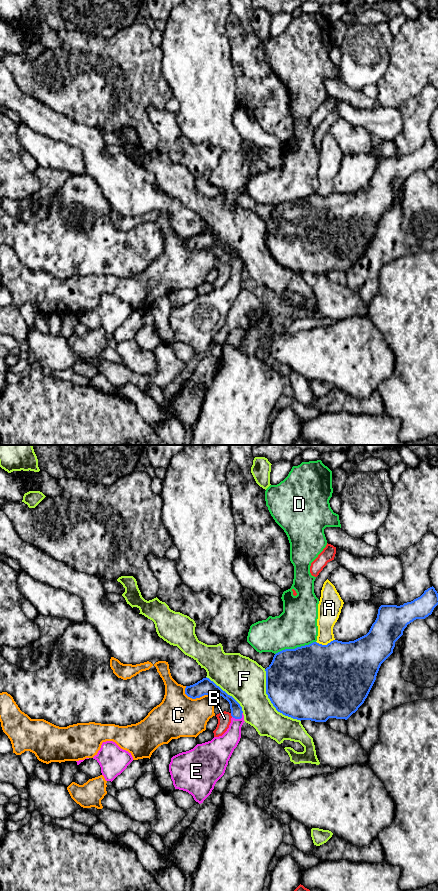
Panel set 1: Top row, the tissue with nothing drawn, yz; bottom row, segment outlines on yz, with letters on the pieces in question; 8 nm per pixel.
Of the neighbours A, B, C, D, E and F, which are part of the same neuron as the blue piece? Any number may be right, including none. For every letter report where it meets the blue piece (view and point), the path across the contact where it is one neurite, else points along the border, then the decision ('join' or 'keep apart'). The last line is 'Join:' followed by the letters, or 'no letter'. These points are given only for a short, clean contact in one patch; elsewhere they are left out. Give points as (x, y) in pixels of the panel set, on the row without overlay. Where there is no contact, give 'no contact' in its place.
A: yz (325, 197) | keep apart
B: yz (231, 267) | keep apart
C: yz (196, 249) | keep apart
D: yz (295, 200) | keep apart
E: yz (239, 270) | across yz (236, 262), (239, 270), (231, 290), (224, 297) | join
F: yz (270, 252) | keep apart
Join: E

